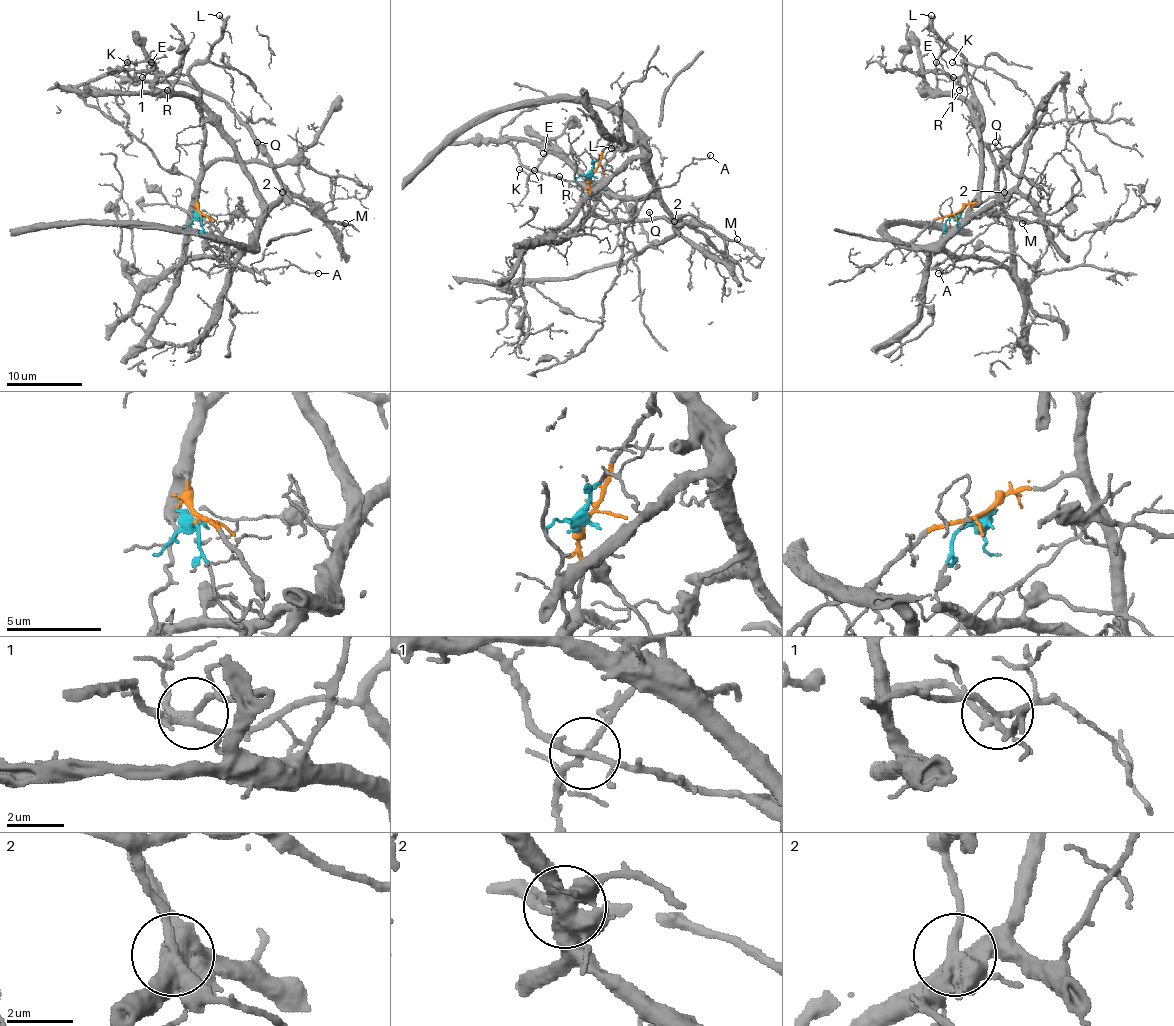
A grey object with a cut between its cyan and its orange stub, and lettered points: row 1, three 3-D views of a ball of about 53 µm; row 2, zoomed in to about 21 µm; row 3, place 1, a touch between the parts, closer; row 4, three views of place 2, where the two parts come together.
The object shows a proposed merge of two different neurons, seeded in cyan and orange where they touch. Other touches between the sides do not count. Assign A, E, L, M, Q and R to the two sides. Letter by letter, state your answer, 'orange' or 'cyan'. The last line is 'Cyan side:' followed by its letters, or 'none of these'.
A: orange
E: cyan
L: orange
M: orange
Q: orange
R: orange
Cyan side: E

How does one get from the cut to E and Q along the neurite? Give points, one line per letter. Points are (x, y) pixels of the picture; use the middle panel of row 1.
E: (591, 172), (601, 155), (622, 170), (643, 157), (652, 189), (607, 197), (555, 142), (544, 153)
Q: (591, 172), (591, 212), (612, 220), (643, 220), (650, 218), (648, 212)

